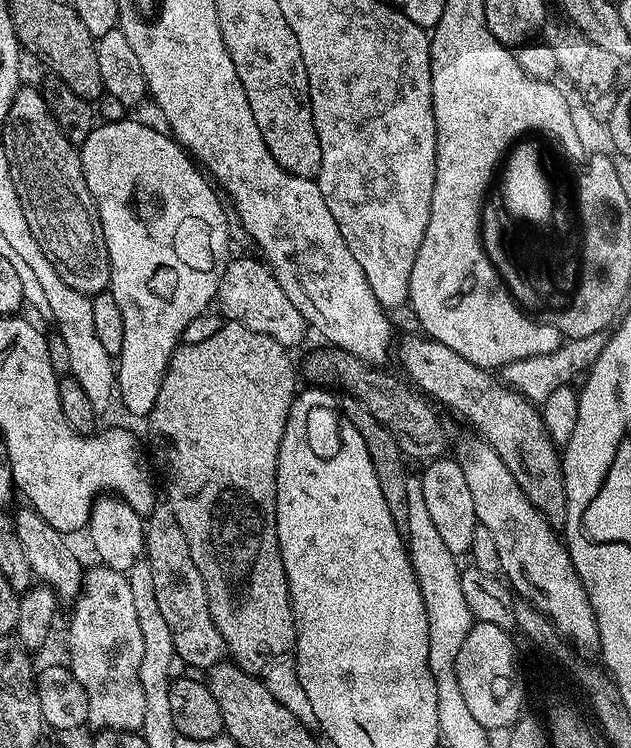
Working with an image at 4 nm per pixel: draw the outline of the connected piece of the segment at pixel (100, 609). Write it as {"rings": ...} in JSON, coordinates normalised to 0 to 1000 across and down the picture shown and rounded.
{"rings":[[[163,757],[138,761],[127,781],[127,794],[113,813],[105,888],[114,894],[117,906],[130,912],[130,922],[136,922],[139,968],[152,976],[181,979],[216,979],[227,975],[231,932],[225,928],[225,912],[219,906],[219,890],[225,890],[225,841],[219,837],[219,820],[212,816],[212,798],[201,769]]]}

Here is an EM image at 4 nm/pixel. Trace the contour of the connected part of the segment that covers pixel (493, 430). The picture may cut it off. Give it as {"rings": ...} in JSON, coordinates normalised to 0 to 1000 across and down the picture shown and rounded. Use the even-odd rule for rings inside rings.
{"rings":[[[658,448],[640,449],[635,455],[632,451],[624,465],[624,481],[628,476],[629,484],[640,491],[639,501],[686,536],[699,535],[726,555],[737,556],[762,578],[756,579],[767,592],[786,603],[796,618],[802,618],[802,628],[815,634],[827,660],[840,666],[845,676],[868,695],[870,703],[878,709],[892,707],[900,667],[894,659],[891,610],[859,564],[854,544],[788,504],[786,509],[775,493],[761,492],[729,473],[719,473],[713,463]]]}

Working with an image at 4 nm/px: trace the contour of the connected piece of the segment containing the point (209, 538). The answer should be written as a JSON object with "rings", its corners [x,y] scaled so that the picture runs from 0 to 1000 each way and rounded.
{"rings":[[[355,430],[342,447],[333,452],[322,453],[320,457],[307,457],[306,460],[287,459],[279,469],[273,472],[273,480],[266,483],[266,492],[260,497],[260,504],[254,512],[250,521],[250,532],[244,537],[241,549],[231,557],[235,566],[235,578],[241,582],[241,599],[247,603],[247,610],[254,614],[254,626],[260,630],[260,652],[266,656],[265,678],[271,679],[276,693],[282,693],[282,703],[288,703],[288,714],[295,714],[295,725],[301,730],[301,746],[307,746],[307,757],[314,757],[314,767],[320,767],[320,778],[326,789],[326,799],[333,810],[333,821],[339,837],[345,837],[345,848],[352,848],[355,854],[355,865],[360,876],[380,892],[401,901],[412,901],[426,890],[436,889],[445,880],[455,878],[469,864],[469,828],[463,820],[463,797],[456,791],[456,774],[453,773],[453,762],[447,751],[447,741],[444,739],[444,726],[441,725],[441,714],[437,713],[437,624],[441,623],[441,607],[444,606],[444,592],[447,591],[447,580],[453,575],[453,559],[458,548],[463,547],[463,537],[472,528],[472,517],[469,519],[469,497],[472,503],[472,492],[463,488],[463,481],[456,477],[458,467],[452,461],[441,459],[434,452],[428,452],[422,447],[409,447],[403,441],[396,441],[382,433],[369,433]]]}

